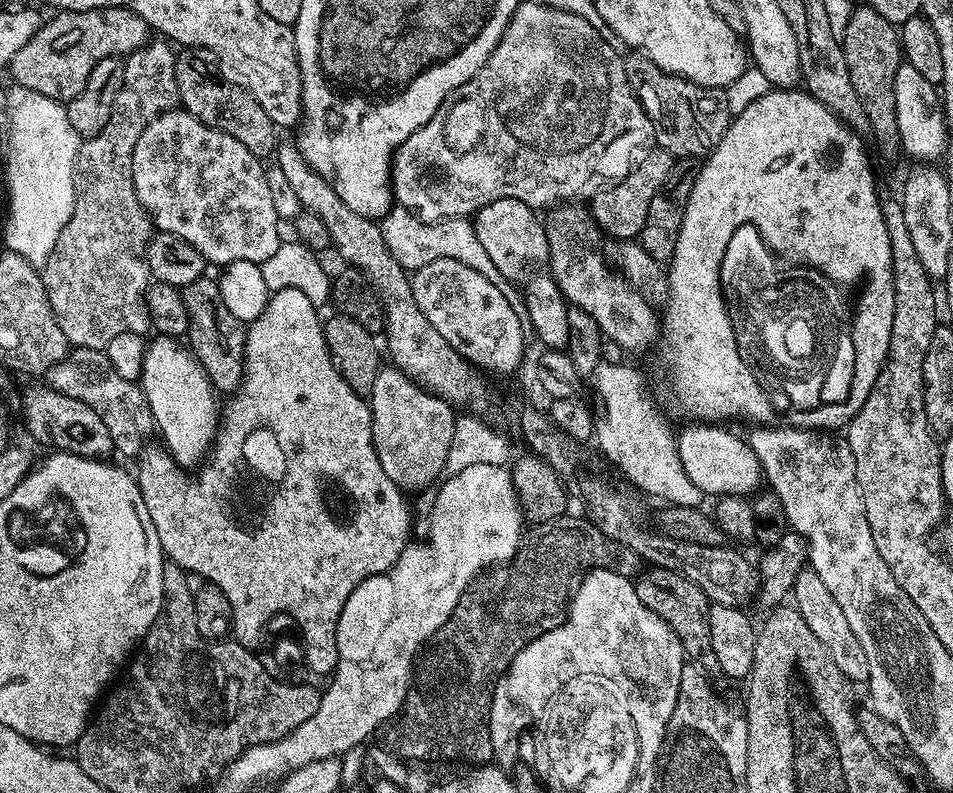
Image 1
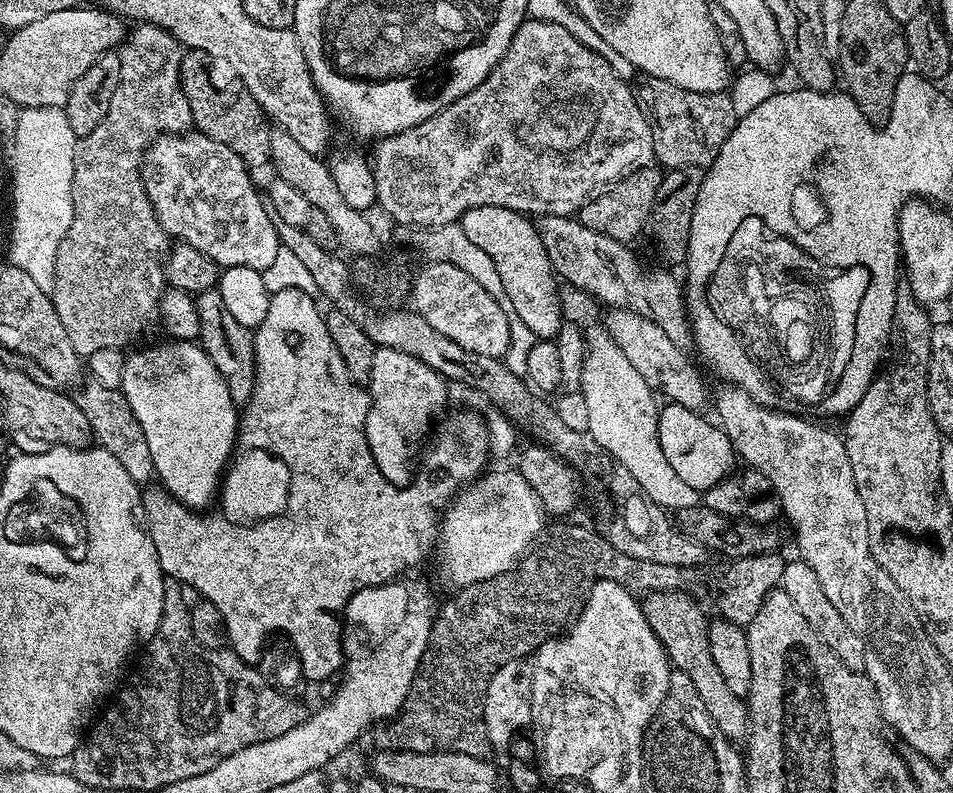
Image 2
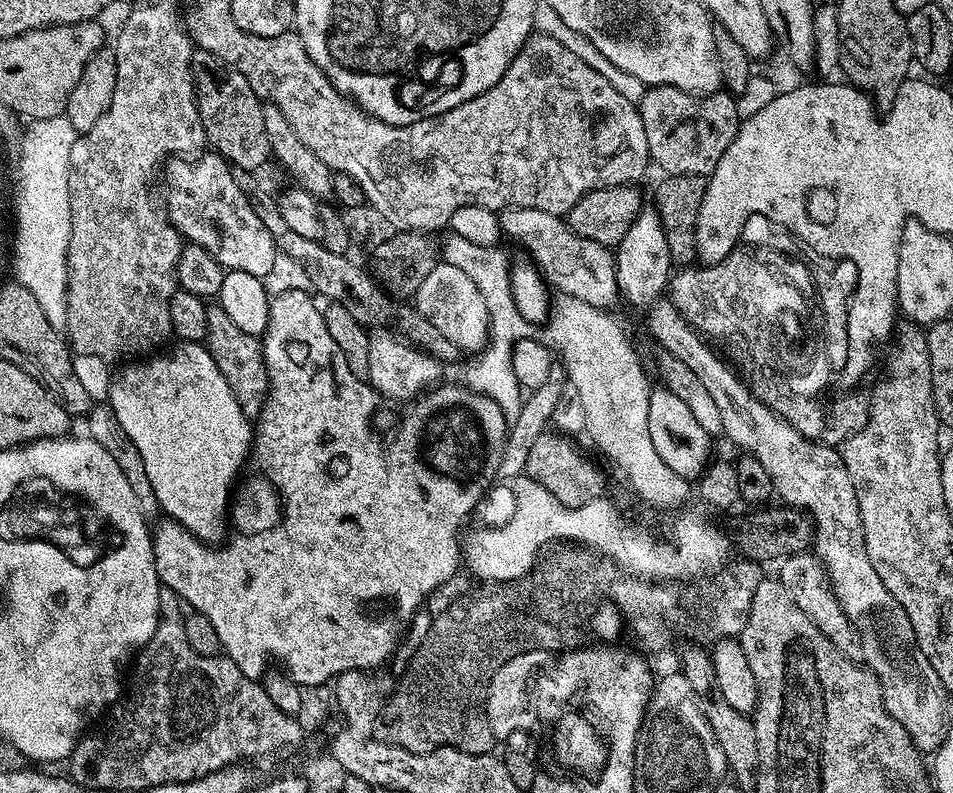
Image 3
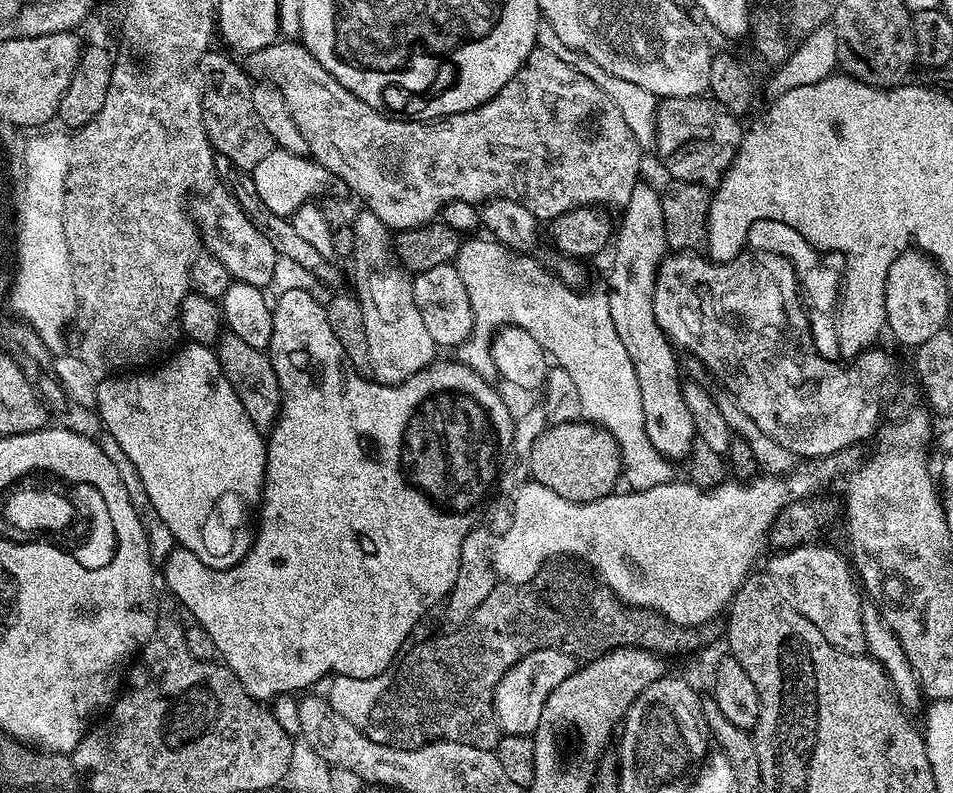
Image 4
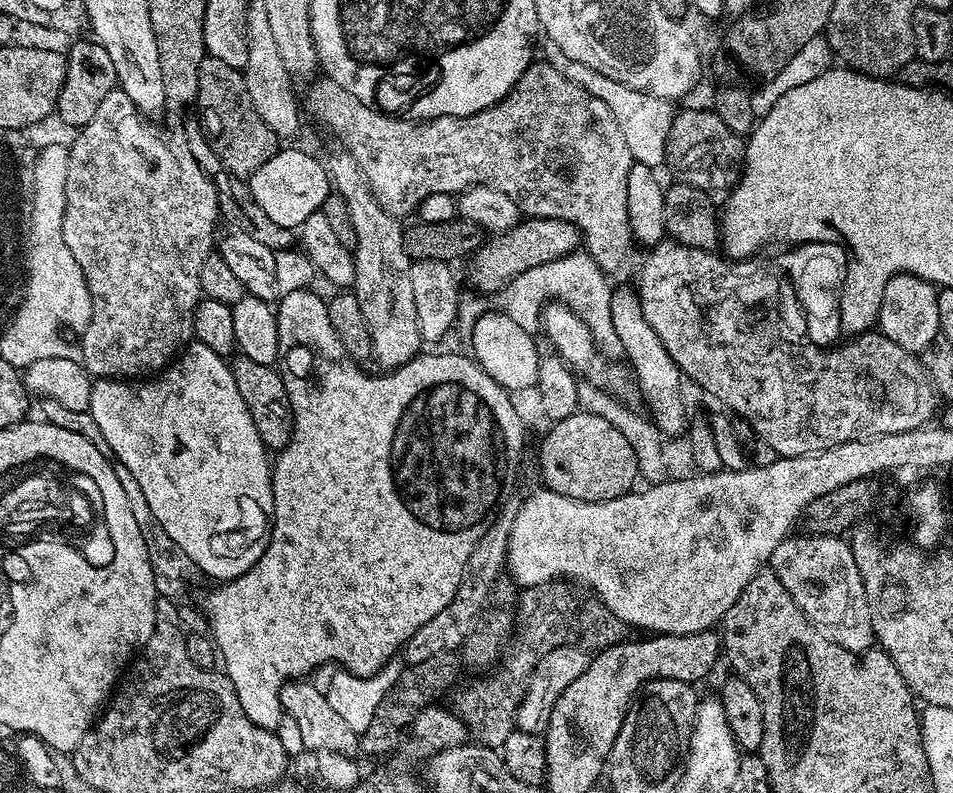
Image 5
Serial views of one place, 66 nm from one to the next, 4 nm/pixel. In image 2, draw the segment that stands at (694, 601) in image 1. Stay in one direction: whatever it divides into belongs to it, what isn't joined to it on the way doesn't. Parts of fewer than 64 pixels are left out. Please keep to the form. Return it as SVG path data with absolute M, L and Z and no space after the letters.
M651 591L643 597L642 607L646 622L654 630L654 634L662 642L664 653L668 655L669 661L677 672L685 672L694 682L694 690L698 690L698 698L702 698L702 706L710 714L710 718L718 726L720 733L726 739L733 742L740 742L748 734L748 706L741 697L735 696L730 691L730 686L726 686L726 681L722 678L722 673L718 671L718 666L714 663L714 657L710 654L710 638L708 637L709 617L704 617L704 612L691 600L692 597L687 591Z

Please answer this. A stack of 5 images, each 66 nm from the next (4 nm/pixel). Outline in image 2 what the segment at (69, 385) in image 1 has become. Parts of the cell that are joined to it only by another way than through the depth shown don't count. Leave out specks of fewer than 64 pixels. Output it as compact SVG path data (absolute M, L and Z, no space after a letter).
M89 382L81 390L80 396L78 395L78 403L86 414L86 422L90 422L95 443L110 454L114 454L114 458L122 462L122 467L136 484L147 485L155 475L153 459L150 458L150 448L146 443L145 434L142 433L142 426L132 417L124 393L115 388Z

